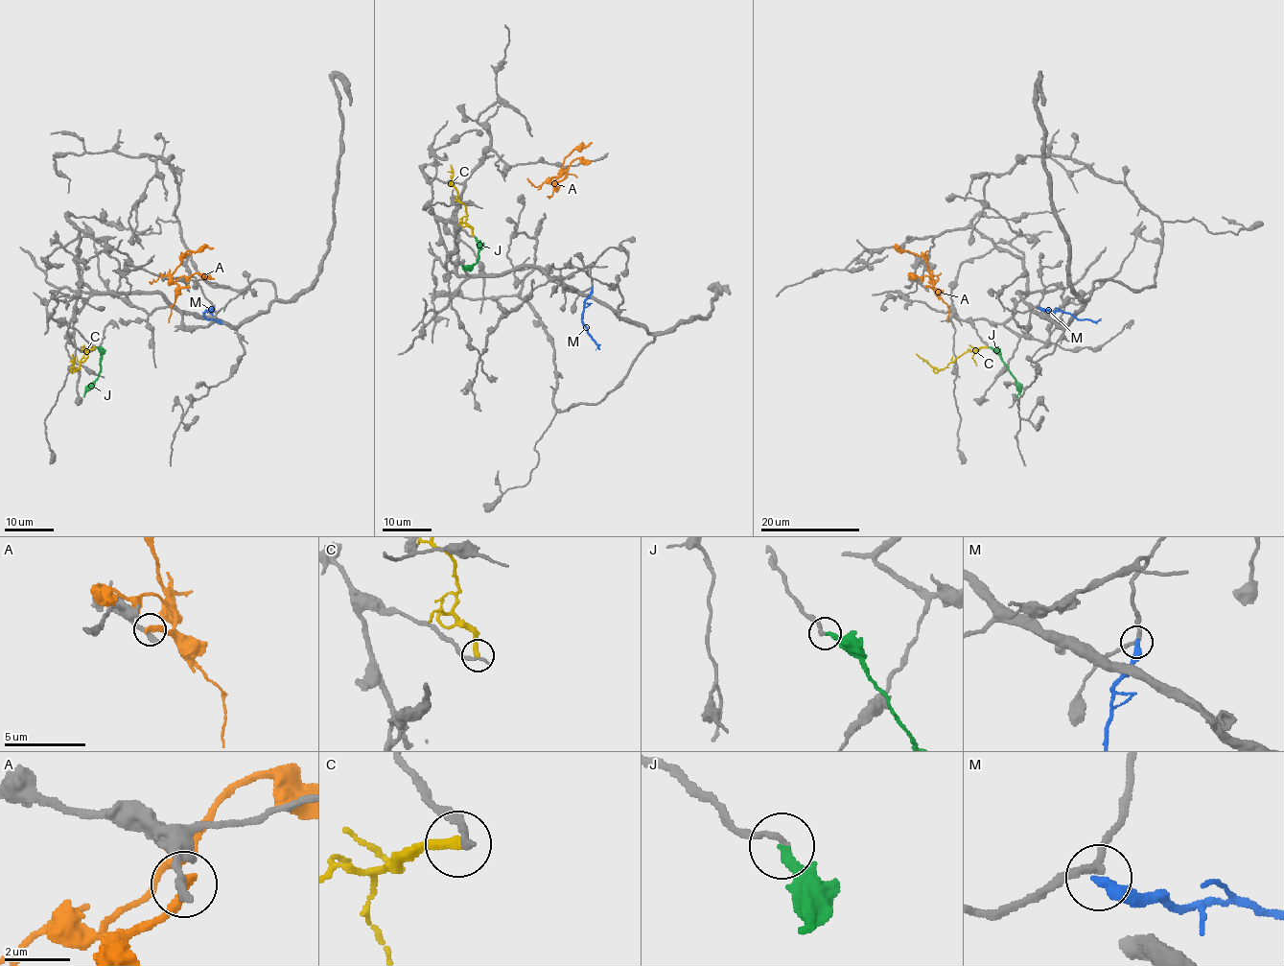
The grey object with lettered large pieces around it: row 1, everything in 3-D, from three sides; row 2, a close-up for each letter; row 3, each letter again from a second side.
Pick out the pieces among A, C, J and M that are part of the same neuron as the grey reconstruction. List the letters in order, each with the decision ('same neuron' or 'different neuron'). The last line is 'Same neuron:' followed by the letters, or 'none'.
A: different neuron
C: different neuron
J: same neuron
M: different neuron
Same neuron: J

